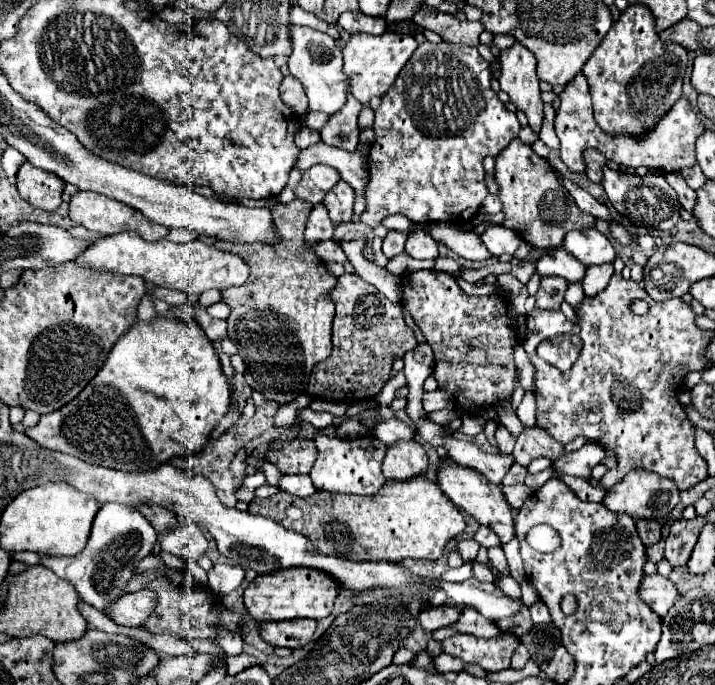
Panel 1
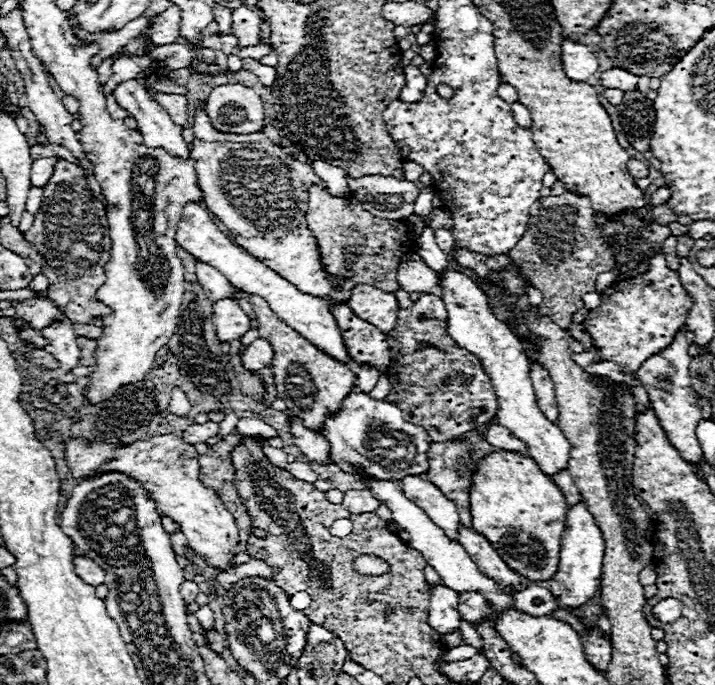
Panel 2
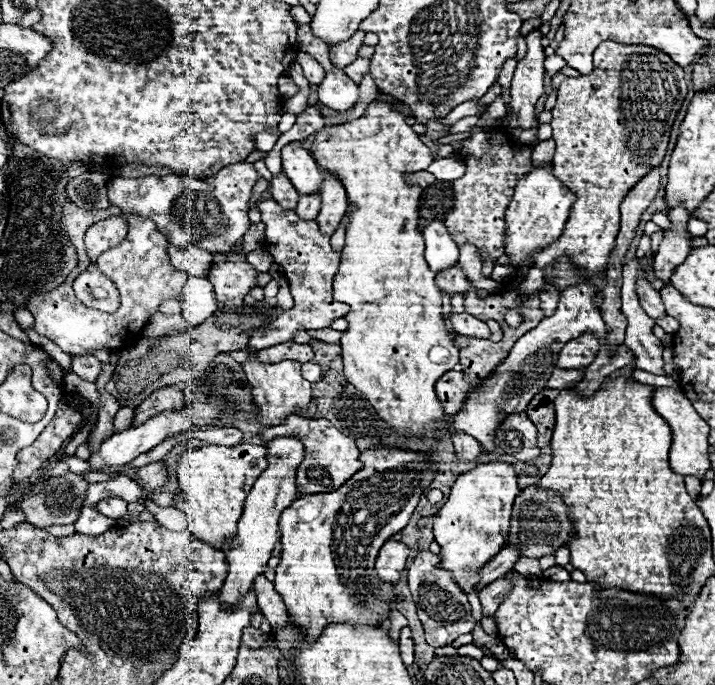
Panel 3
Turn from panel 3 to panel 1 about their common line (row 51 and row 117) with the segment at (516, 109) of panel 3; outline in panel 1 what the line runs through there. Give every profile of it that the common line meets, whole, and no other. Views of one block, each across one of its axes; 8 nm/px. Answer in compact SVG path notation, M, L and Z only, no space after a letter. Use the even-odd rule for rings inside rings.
M520 42L500 52L500 88L510 96L514 106L528 116L528 124L534 132L542 126L542 100L536 76L536 58Z

